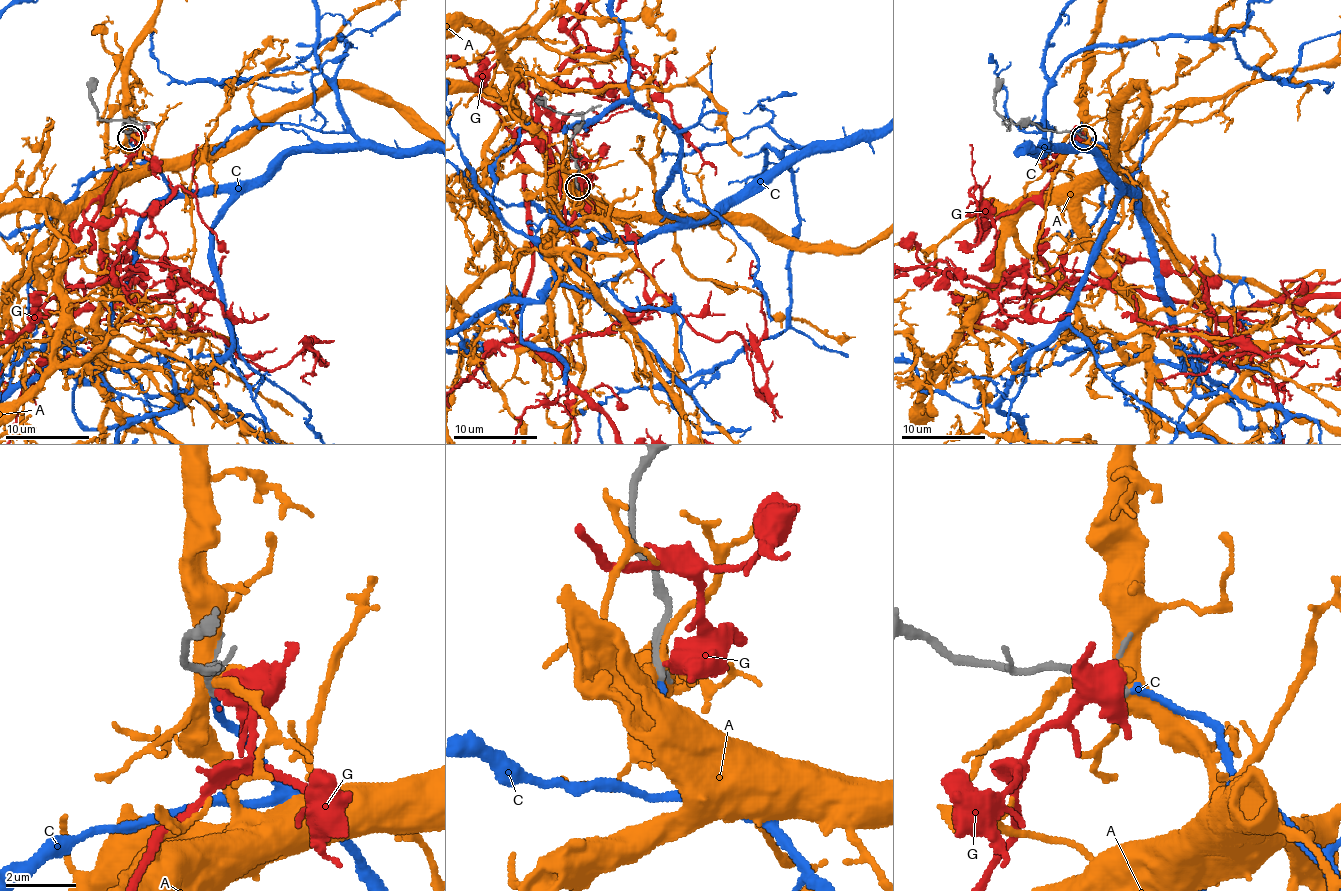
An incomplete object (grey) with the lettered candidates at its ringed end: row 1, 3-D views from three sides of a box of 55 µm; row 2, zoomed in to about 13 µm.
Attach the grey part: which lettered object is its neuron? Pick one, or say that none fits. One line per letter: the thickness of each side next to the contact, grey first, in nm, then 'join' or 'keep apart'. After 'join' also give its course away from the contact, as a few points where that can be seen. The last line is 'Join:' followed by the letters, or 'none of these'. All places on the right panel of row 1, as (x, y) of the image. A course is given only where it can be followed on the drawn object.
A: calibres 220 and 440 nm; keep apart
C: calibres 160 and 200 nm; keep apart
G: calibres 200 and 600 nm; keep apart
Join: none of these

